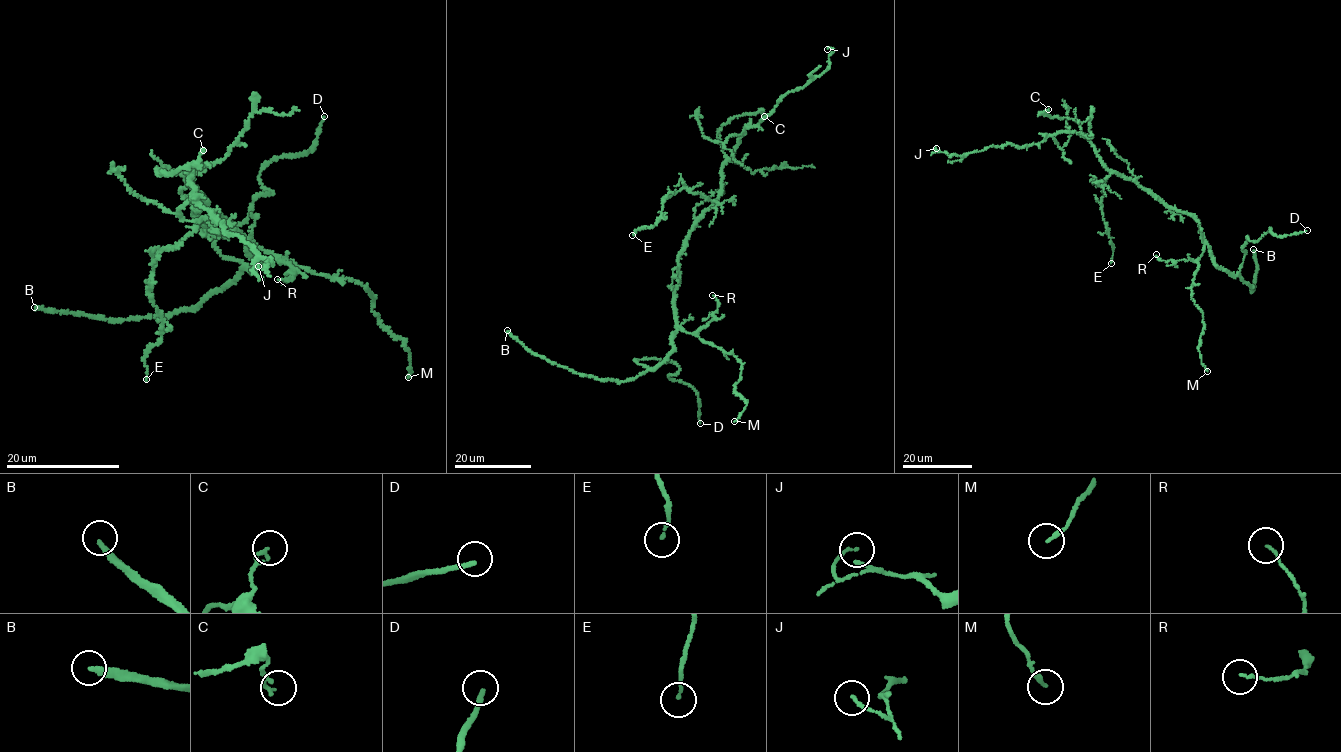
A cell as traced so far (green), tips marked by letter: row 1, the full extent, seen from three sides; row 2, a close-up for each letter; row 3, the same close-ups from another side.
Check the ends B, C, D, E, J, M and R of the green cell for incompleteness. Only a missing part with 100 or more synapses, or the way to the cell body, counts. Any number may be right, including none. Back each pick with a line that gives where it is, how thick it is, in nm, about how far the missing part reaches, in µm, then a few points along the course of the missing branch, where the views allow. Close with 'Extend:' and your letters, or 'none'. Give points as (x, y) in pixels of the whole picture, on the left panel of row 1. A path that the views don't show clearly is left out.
B: Place: (34, 307). Thickness 240 nm. Missing length about 110 µm
D: Place: (324, 116). Thickness 240 nm. Missing length about 15 µm. Course of what is missing: (324, 116), (330, 90), (348, 71), (350, 63)
Extend: B, D

